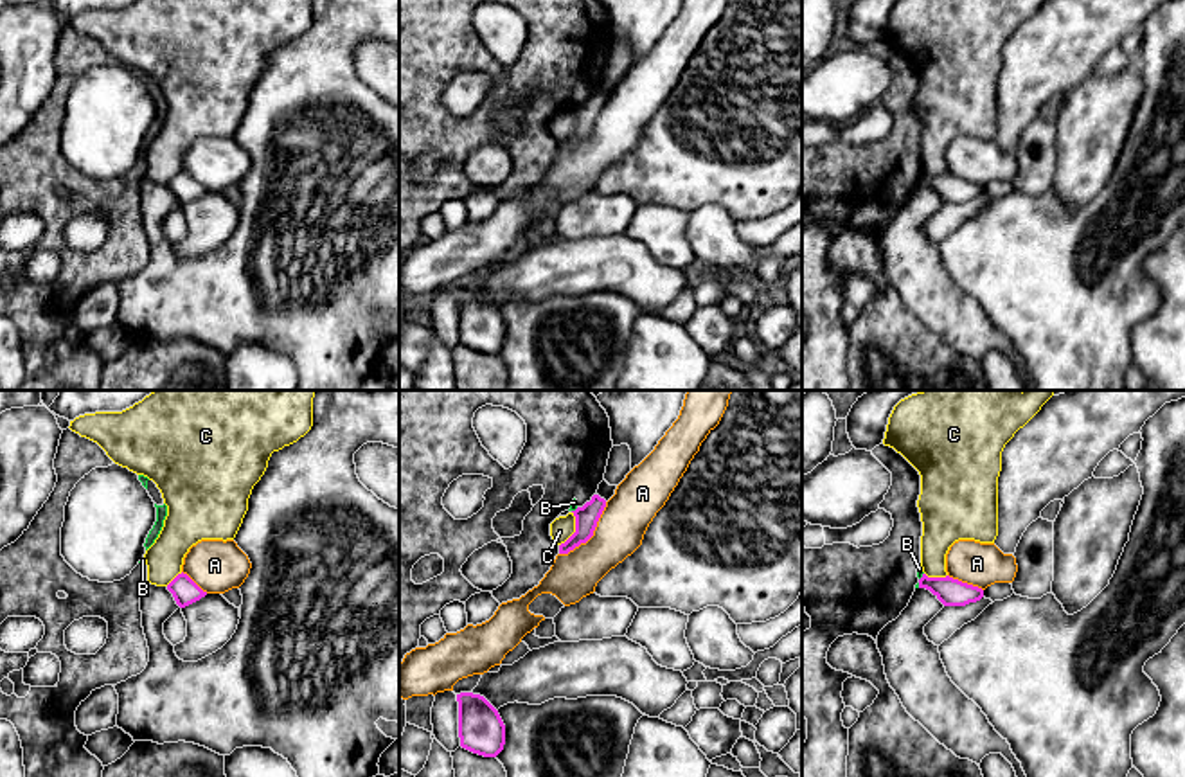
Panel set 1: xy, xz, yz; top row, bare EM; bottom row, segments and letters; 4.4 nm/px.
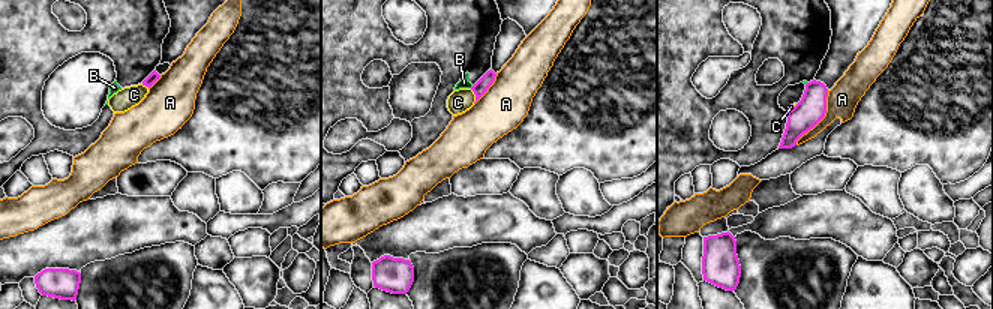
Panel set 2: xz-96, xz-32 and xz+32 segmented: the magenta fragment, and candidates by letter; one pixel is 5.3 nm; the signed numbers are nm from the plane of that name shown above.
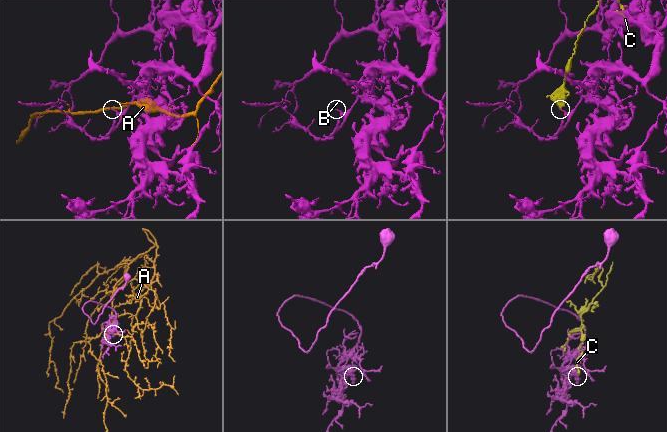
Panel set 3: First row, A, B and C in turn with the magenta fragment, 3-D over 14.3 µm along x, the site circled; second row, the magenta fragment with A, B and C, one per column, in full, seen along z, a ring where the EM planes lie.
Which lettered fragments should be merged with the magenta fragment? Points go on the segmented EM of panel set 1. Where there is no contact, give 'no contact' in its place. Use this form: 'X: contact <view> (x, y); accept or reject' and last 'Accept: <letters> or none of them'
A: contact xz (592, 535); reject
B: contact yz (923, 576); reject
C: contact xz (576, 529); reject
Accept: none of them

